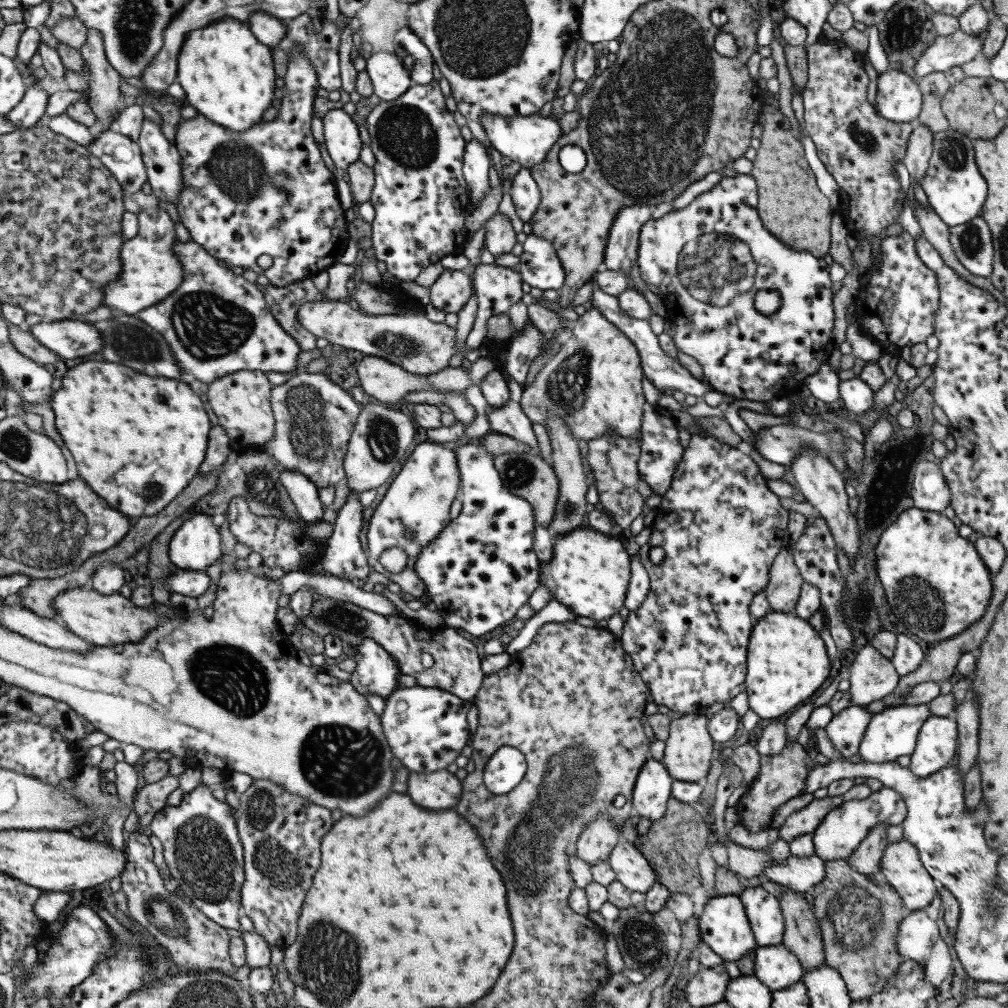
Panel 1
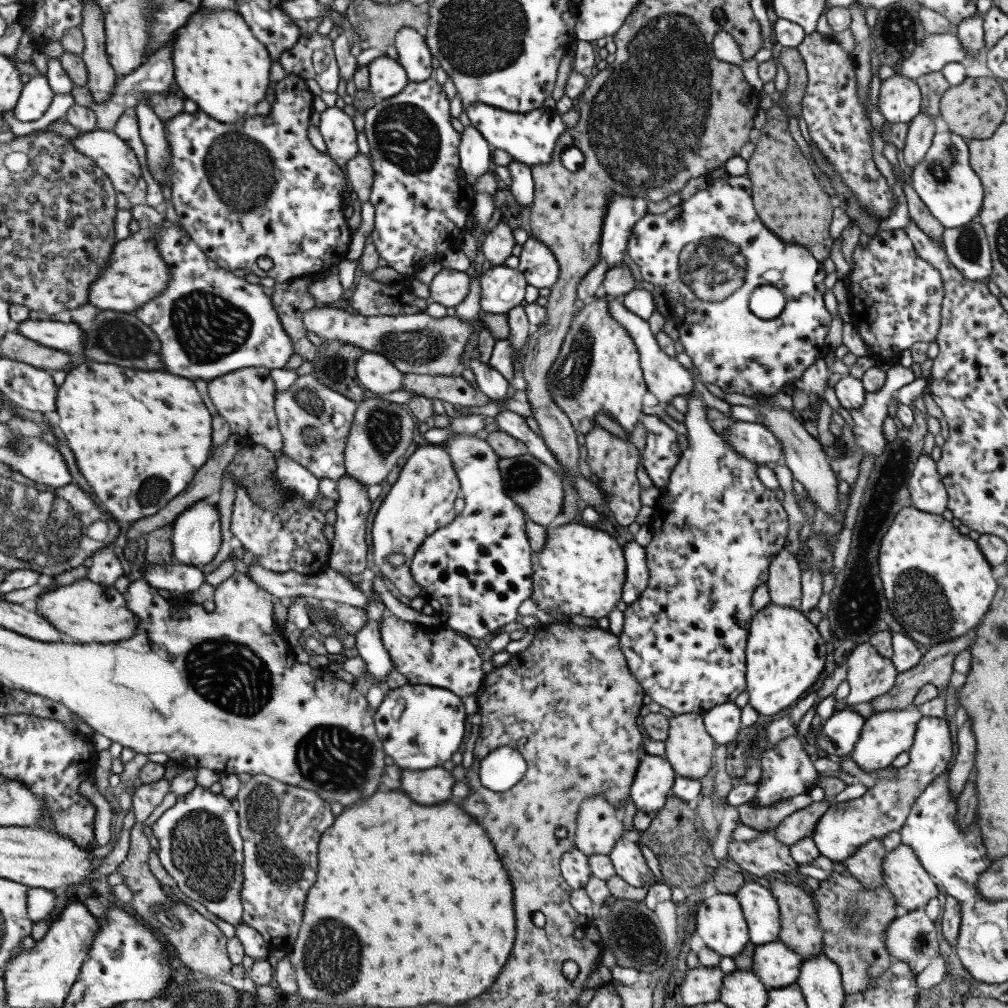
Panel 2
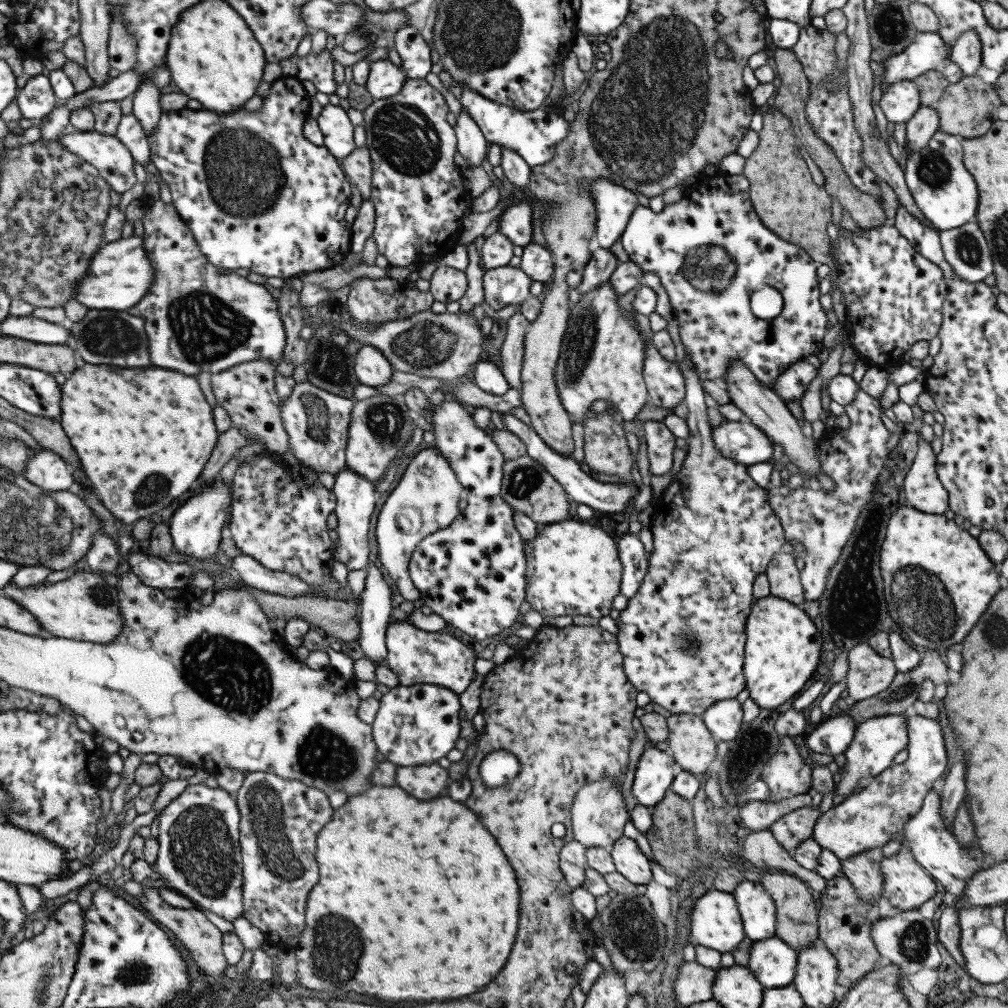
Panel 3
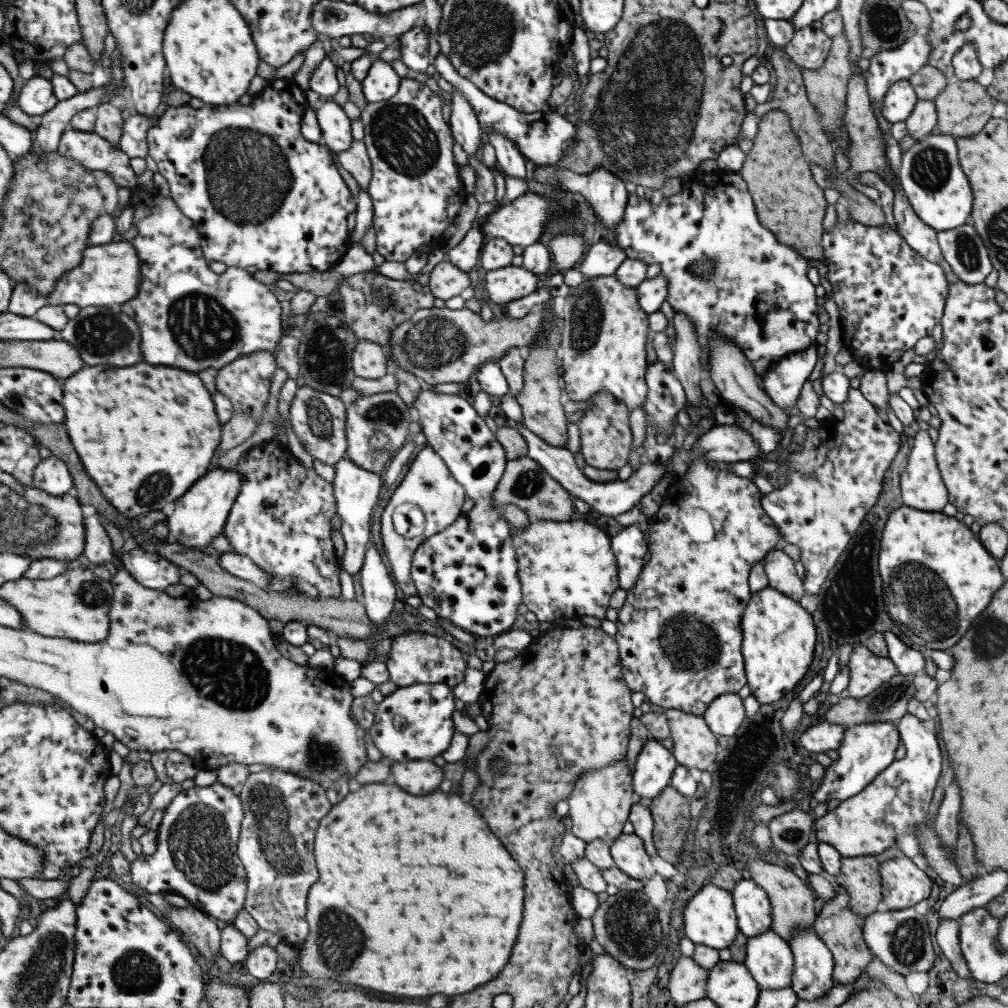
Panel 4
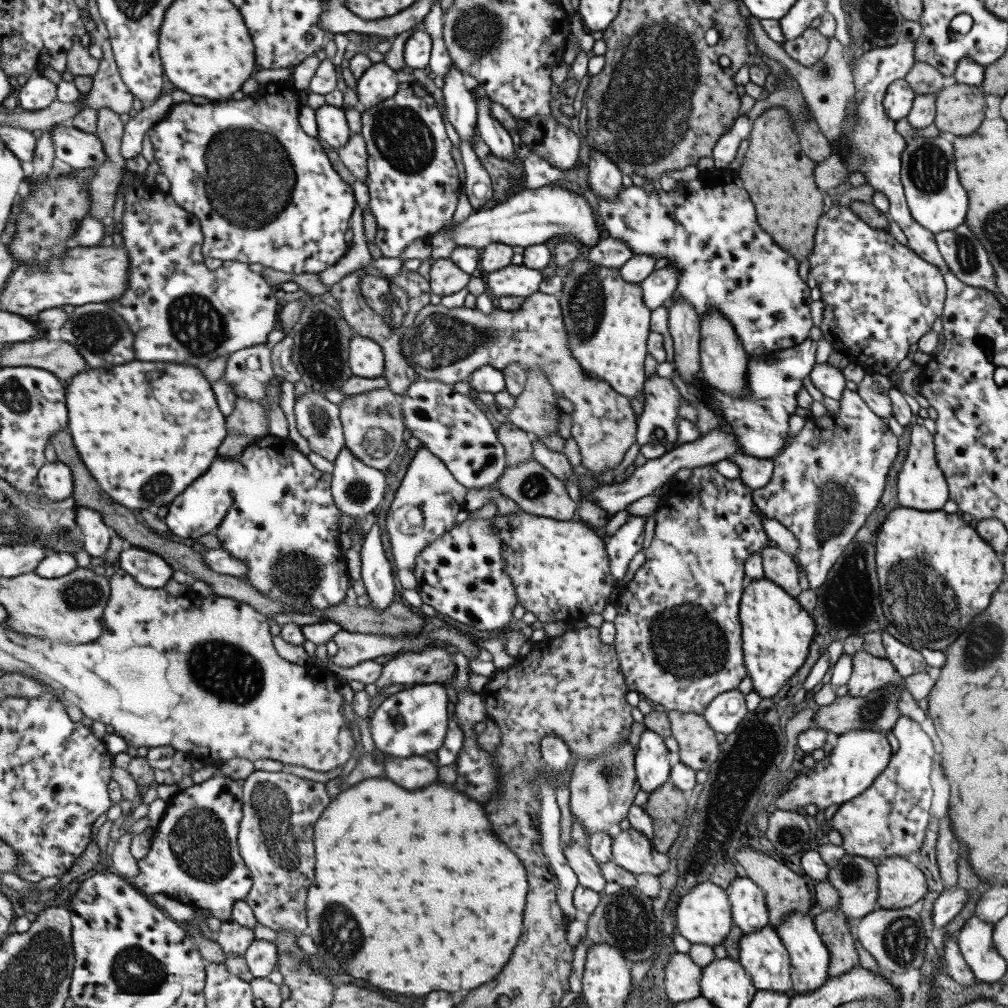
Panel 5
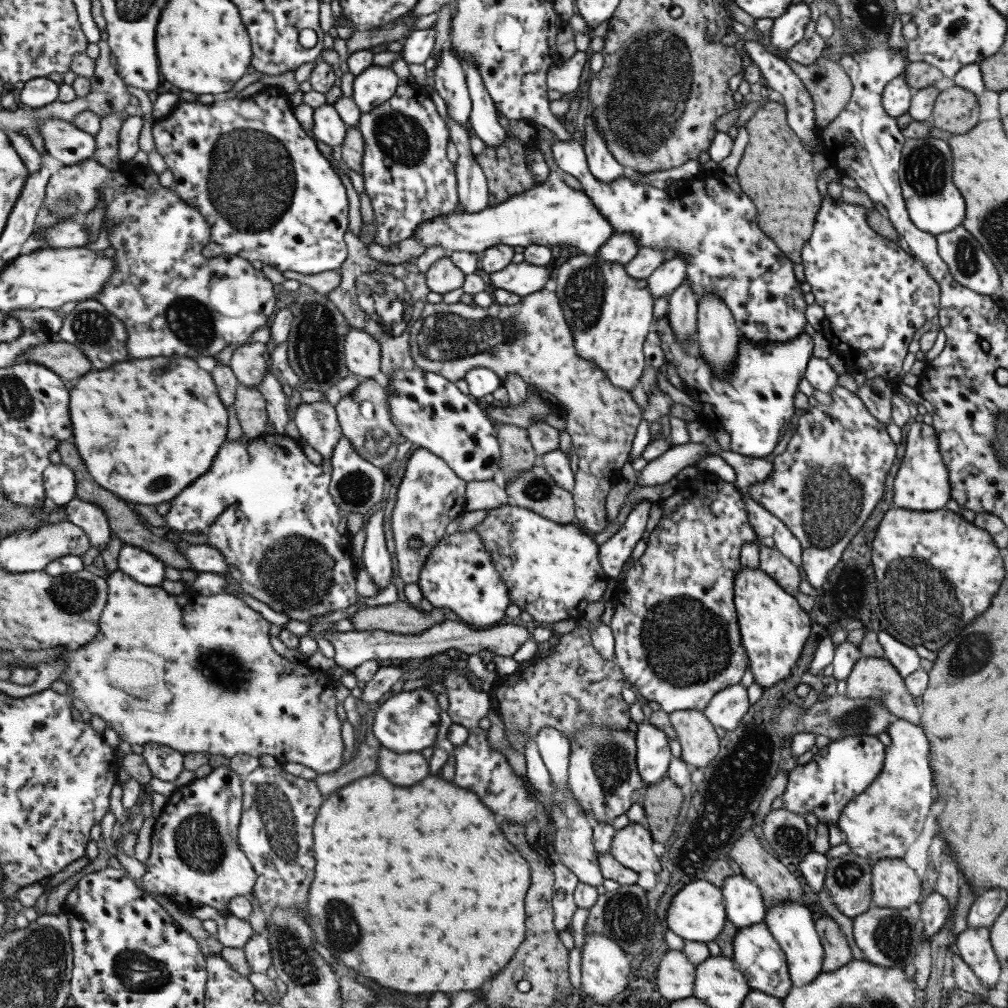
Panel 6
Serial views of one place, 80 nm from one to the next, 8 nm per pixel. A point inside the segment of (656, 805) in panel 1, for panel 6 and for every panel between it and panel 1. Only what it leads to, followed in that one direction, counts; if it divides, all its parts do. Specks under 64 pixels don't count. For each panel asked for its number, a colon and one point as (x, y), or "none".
2: (652, 780)
3: (655, 769)
4: (654, 764)
5: (651, 759)
6: (652, 757)

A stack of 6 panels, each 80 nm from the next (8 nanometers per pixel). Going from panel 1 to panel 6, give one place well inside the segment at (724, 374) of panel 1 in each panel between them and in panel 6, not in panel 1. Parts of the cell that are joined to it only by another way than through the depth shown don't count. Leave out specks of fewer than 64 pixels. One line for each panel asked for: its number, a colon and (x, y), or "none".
2: (695, 252)
3: (708, 251)
4: (716, 258)
5: (726, 262)
6: (725, 252)

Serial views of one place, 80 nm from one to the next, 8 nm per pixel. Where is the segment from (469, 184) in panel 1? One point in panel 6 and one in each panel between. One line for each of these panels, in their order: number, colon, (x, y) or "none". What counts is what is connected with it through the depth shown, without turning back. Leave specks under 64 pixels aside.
2: (474, 155)
3: (470, 144)
4: (465, 130)
5: (460, 111)
6: (450, 85)

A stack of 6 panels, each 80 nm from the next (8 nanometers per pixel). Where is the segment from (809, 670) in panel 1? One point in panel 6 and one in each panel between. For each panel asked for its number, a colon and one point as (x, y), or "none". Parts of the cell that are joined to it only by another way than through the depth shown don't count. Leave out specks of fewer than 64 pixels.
2: (784, 654)
3: (781, 650)
4: (778, 636)
5: (775, 631)
6: (772, 627)

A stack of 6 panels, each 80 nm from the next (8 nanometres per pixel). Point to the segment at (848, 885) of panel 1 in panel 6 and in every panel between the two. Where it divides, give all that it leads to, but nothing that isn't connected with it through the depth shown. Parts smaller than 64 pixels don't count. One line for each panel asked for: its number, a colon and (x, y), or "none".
2: (852, 919)
3: (844, 921)
4: (840, 929)
5: (830, 925)
6: (836, 953)

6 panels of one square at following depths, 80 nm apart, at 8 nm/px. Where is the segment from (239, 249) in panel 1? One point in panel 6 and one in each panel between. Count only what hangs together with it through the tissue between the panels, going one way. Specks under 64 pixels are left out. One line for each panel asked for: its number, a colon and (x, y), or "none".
2: (257, 188)
3: (255, 194)
4: (258, 194)
5: (263, 191)
6: (266, 193)

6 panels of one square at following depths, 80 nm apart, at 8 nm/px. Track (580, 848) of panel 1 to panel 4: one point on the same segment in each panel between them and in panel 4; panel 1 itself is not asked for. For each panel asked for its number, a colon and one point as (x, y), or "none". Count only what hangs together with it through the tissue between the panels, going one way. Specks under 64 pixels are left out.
2: (598, 825)
3: (597, 816)
4: (599, 803)

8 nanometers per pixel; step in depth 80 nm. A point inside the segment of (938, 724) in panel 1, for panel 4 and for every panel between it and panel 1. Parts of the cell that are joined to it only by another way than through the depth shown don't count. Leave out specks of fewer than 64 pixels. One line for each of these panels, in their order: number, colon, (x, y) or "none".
2: (845, 826)
3: (867, 819)
4: (884, 814)

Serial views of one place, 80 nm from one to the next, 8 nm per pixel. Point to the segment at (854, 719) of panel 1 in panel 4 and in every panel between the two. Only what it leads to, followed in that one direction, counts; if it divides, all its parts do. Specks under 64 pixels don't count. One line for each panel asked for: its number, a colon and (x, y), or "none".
2: (838, 734)
3: (831, 736)
4: (817, 738)

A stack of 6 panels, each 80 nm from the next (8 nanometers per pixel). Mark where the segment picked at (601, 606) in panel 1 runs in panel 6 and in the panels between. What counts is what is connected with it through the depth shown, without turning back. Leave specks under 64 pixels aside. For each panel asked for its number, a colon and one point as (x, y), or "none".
2: (580, 570)
3: (572, 568)
4: (566, 569)
5: (559, 571)
6: (551, 571)

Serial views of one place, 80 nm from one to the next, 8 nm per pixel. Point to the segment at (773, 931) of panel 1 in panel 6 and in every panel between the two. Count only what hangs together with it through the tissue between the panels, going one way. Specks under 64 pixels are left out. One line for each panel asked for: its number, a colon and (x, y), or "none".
2: (758, 906)
3: (756, 909)
4: (750, 903)
5: (748, 910)
6: (743, 903)

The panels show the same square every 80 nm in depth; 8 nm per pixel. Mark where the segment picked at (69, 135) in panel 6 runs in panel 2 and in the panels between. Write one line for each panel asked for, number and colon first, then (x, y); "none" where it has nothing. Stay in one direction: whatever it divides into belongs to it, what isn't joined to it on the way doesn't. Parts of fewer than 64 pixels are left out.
2: (111, 154)
3: (112, 161)
4: (86, 148)
5: (80, 150)

